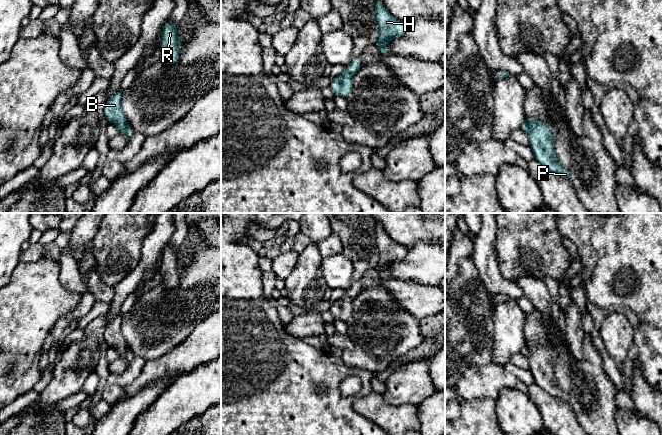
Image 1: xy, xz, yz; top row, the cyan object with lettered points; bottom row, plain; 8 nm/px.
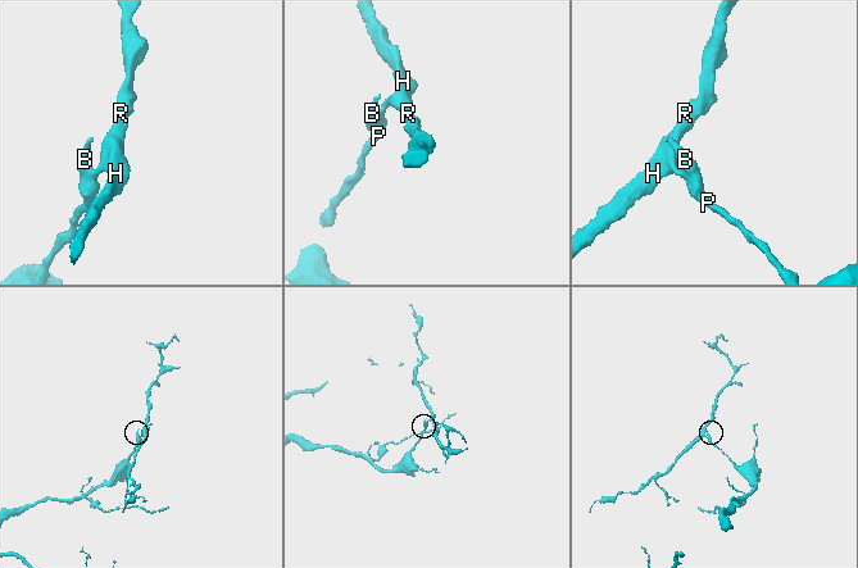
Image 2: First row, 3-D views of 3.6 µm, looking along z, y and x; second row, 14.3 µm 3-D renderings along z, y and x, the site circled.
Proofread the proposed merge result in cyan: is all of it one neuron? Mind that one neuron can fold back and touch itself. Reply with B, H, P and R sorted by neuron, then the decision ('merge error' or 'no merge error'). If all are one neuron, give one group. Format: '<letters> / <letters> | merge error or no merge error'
B P / H R | merge error

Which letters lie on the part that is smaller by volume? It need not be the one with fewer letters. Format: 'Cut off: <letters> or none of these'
Cut off: H, R

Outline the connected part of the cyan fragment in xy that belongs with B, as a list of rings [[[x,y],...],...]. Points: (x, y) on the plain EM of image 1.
[[[122,314],[115,317],[104,331],[104,340],[109,347],[115,347],[118,351],[118,357],[127,360],[127,343],[121,330]]]

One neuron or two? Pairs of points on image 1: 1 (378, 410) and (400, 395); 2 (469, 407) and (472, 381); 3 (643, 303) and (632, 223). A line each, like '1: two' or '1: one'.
1: two
2: two
3: one

